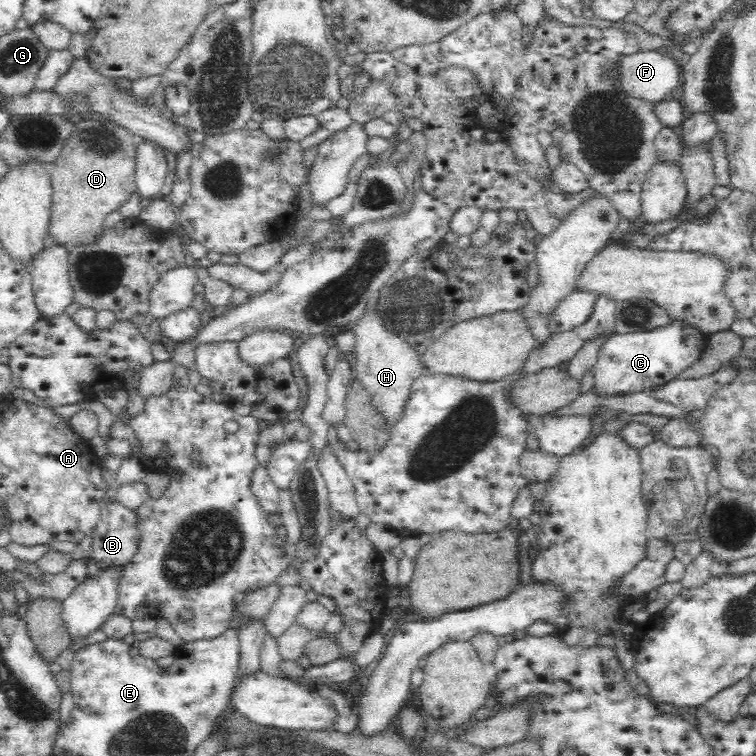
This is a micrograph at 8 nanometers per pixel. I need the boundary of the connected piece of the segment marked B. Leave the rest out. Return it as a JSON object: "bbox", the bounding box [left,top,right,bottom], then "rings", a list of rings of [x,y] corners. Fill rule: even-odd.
{"bbox":[90,497,138,572],"rings":[[[103,497],[99,501],[100,516],[92,534],[92,546],[90,546],[90,560],[96,562],[96,566],[103,572],[110,572],[112,567],[124,567],[129,564],[138,550],[138,531],[134,528],[134,511],[122,506],[117,500],[108,500]]]}

